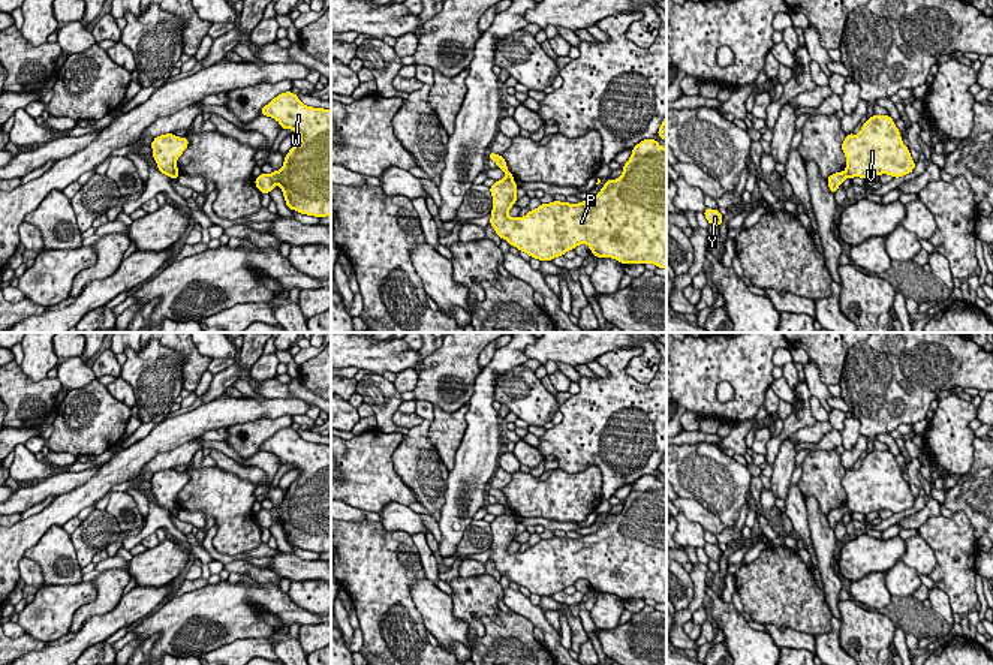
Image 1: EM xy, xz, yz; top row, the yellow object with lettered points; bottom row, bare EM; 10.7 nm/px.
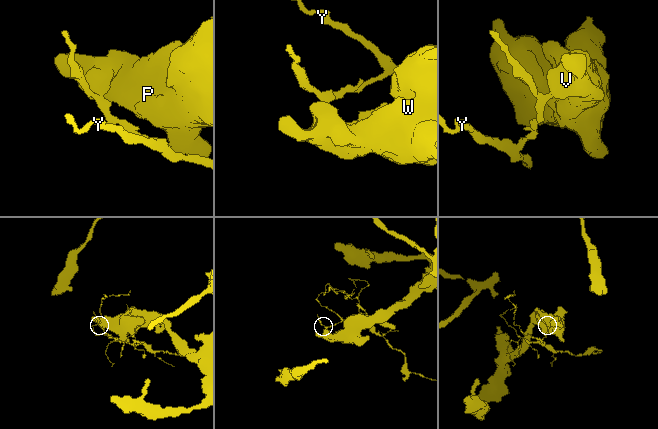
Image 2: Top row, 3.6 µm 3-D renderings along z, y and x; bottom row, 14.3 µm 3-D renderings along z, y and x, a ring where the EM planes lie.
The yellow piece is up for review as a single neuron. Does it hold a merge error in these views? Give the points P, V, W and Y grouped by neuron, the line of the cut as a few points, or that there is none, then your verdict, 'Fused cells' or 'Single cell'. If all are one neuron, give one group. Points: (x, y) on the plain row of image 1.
Groups: P V W / Y. Split along xz (505, 512), (512, 515). Fused cells

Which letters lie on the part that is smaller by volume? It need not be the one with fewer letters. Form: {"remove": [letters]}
{"remove": ["Y"]}

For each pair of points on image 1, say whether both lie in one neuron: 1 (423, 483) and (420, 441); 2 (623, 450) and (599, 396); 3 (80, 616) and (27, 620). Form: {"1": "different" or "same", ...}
{"1": "same", "2": "same", "3": "different"}

